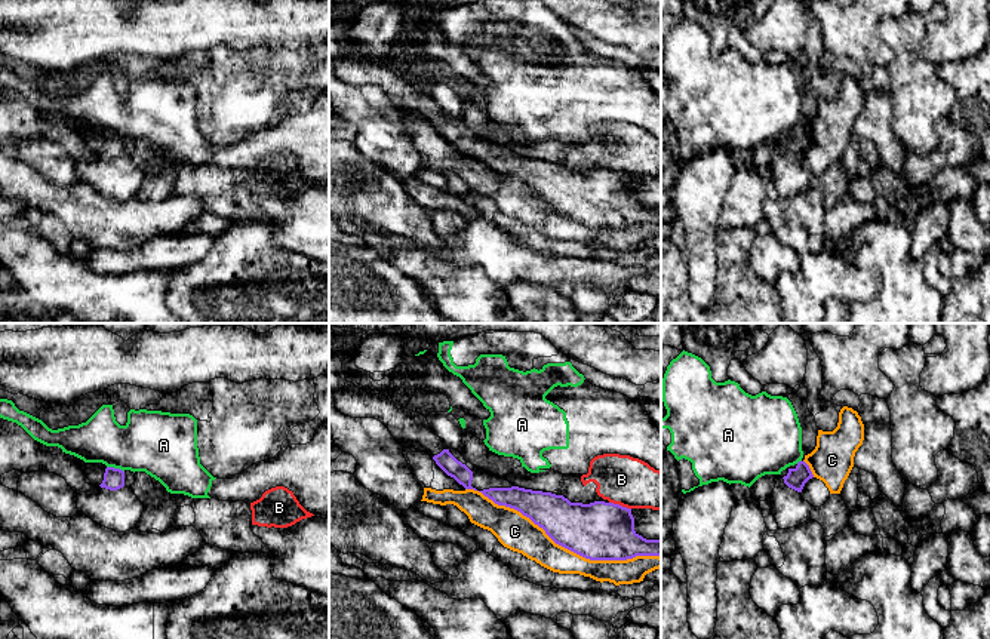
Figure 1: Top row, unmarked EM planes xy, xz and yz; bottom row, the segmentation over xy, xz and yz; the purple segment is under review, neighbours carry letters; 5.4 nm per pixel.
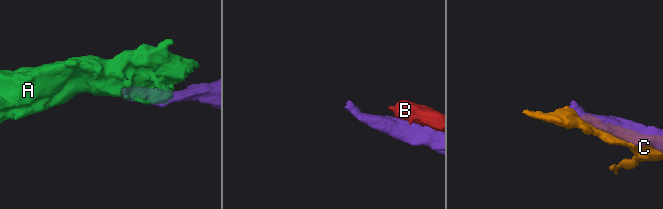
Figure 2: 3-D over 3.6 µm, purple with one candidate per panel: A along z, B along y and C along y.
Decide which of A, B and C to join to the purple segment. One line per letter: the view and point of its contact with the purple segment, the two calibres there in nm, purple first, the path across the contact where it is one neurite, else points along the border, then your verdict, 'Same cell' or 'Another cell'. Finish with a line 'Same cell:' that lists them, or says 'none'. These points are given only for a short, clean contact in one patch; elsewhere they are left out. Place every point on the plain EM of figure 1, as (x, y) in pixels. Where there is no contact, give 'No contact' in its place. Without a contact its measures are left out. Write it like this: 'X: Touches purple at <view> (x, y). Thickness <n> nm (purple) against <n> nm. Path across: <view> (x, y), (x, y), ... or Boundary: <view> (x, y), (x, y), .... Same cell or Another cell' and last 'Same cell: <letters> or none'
A: Touches purple at xy (116, 137). Thickness 110 nm (purple) against 340 nm. Boundary: xy (107, 134), (123, 140). Another cell
B: Touches purple at xz (618, 172). Thickness 320 nm (purple) against 280 nm. Another cell
C: Touches purple at xz (563, 214). Thickness 320 nm (purple) against 190 nm. Another cell
Same cell: none

